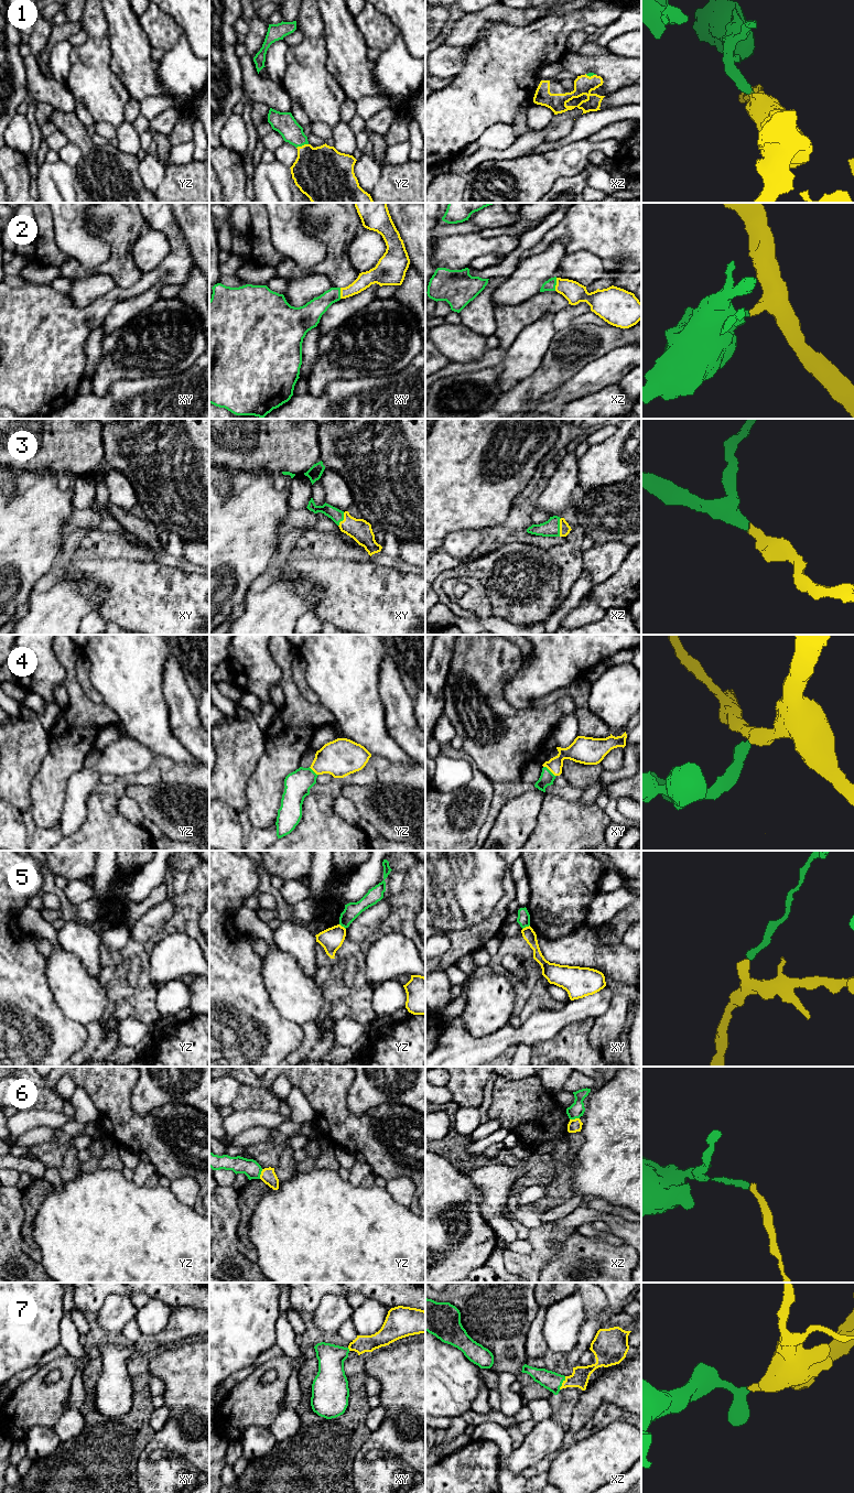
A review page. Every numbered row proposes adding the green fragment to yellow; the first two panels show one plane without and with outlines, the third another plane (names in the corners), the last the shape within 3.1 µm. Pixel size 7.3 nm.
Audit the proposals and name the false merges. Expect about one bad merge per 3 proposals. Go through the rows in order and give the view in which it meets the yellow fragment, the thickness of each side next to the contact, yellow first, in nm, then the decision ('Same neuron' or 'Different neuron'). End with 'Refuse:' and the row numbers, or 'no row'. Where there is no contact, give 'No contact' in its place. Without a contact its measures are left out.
1: Touches yellow in yz. Thickness 400 nm (yellow) against 160 nm. Same neuron
2: Touches yellow in xz. Thickness 150 nm (yellow) against 80 nm. Same neuron
3: Touches yellow in xz. Thickness 80 nm (yellow) against 130 nm. Same neuron
4: Touches yellow in xy. Thickness 160 nm (yellow) against 110 nm. Same neuron
5: Touches yellow in xy. Thickness 90 nm (yellow) against 100 nm. Different neuron
6: Touches yellow in yz. Thickness 110 nm (yellow) against 130 nm. Different neuron
7: Touches yellow in xz. Thickness 130 nm (yellow) against 140 nm. Same neuron
Refuse: 5, 6

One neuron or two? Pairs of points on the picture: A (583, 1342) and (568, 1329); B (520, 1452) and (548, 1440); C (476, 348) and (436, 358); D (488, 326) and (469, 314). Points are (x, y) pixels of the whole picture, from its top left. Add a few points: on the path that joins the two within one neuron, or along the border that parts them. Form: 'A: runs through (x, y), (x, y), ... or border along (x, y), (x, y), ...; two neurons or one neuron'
A: border along (586, 1316), (581, 1327), (577, 1342), (565, 1352); two neurons
B: runs through (527, 1451), (541, 1441); one neuron
C: border along (436, 346), (450, 361); two neurons
D: runs through (484, 323), (474, 315); one neuron

